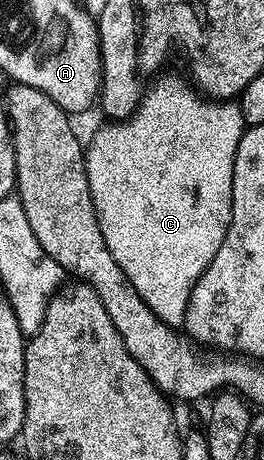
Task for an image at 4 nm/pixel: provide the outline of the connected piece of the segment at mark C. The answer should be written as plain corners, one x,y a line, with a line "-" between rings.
165,79
162,83
154,82
145,92
141,106
124,121
113,121
110,127
101,127
93,135
93,140
84,148
87,181
91,189
93,204
97,210
97,220
105,238
107,249
111,249
111,257
127,273
127,281
135,285
139,297
168,327
180,328
185,322
187,305
191,297
191,289
195,281
199,281
201,274
211,265
215,253
219,253
219,245
223,245
223,237
227,237
227,229
231,225
233,212
233,170
235,169
235,149
239,149
241,135
247,128
241,116
240,106
233,101
210,101
199,97
196,90
191,89
188,82
180,83
177,79

